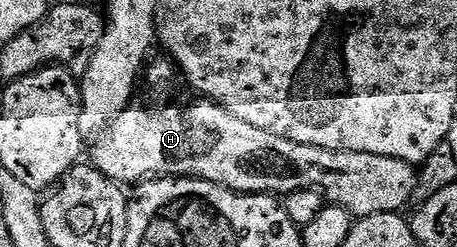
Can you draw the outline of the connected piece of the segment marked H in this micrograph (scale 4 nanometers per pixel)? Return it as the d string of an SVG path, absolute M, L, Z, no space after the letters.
M198 99L195 105L190 105L187 109L162 109L159 113L149 113L146 109L141 109L138 103L131 104L123 113L119 115L113 123L103 131L102 136L93 142L94 158L92 164L95 169L99 169L109 181L117 183L119 186L129 187L137 186L139 183L151 180L156 177L195 177L201 181L211 181L217 185L223 185L229 189L234 189L237 193L269 193L271 195L285 195L296 191L297 189L319 189L327 202L344 207L355 218L367 217L368 215L380 215L381 213L397 213L405 210L405 205L410 200L415 200L416 190L418 188L418 174L415 166L409 165L407 161L392 159L384 155L372 155L371 153L345 153L335 149L325 149L324 147L312 147L304 143L292 143L292 139L284 139L280 135L272 135L260 127L252 127L244 119L232 115L223 105L215 105L209 99Z

